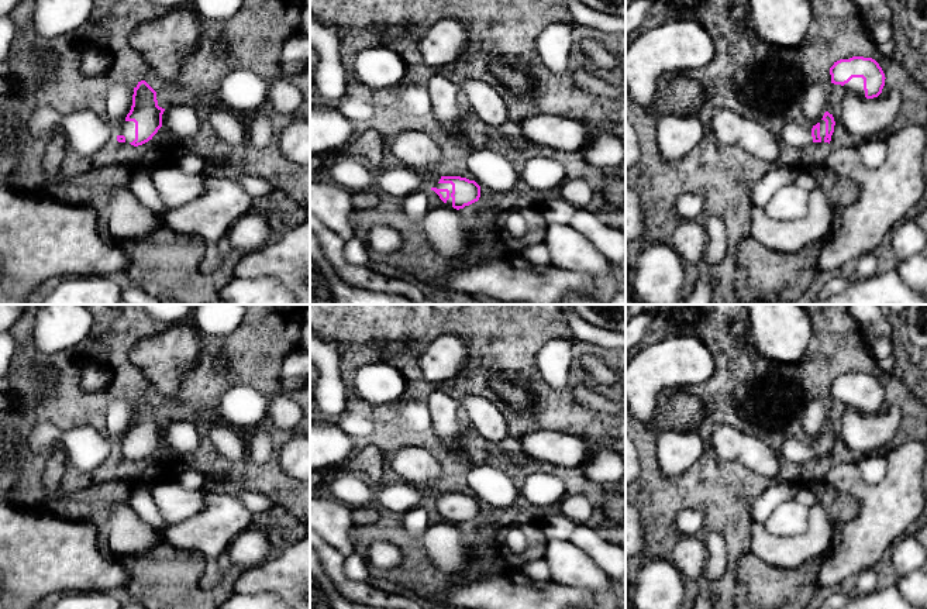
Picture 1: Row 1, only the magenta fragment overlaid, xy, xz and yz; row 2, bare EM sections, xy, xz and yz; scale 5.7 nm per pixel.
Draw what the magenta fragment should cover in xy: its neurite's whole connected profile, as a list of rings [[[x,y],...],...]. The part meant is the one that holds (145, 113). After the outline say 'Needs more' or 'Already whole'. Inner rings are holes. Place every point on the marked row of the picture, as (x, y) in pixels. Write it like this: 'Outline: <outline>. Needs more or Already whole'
Outline: [[[141,80],[134,87],[132,106],[125,121],[117,128],[117,141],[142,145],[162,127],[162,114],[165,109],[158,106],[156,92]]]. Needs more

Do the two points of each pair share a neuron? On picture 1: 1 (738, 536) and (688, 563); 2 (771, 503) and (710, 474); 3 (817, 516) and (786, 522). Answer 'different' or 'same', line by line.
1: different
2: different
3: different

